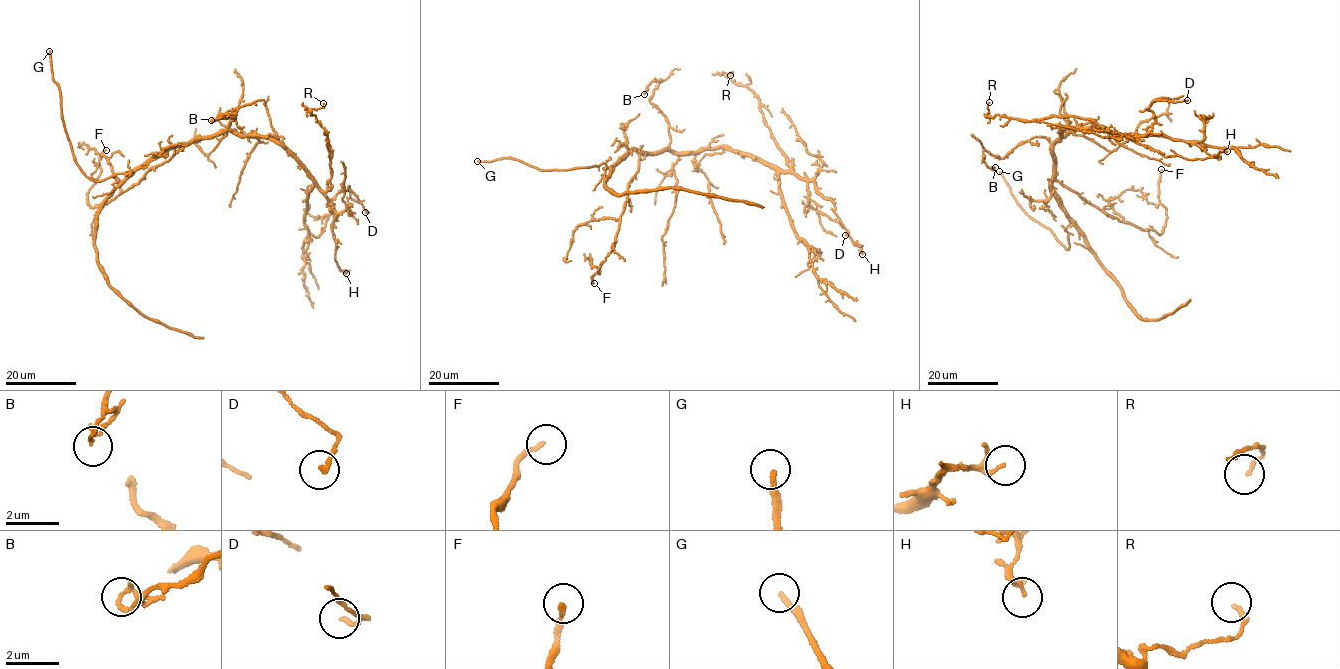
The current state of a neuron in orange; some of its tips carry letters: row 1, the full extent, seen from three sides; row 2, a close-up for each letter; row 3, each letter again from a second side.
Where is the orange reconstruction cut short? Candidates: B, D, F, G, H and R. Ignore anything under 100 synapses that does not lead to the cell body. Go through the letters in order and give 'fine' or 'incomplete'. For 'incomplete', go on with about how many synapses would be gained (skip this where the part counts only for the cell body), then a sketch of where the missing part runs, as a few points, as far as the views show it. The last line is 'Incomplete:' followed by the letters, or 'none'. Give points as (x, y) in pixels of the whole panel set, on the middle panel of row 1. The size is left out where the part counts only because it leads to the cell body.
B: fine
D: fine
F: fine
G: incomplete | (477, 161), (452, 163), (456, 146), (453, 117), (461, 107), (457, 106)
H: fine
R: fine
Incomplete: G

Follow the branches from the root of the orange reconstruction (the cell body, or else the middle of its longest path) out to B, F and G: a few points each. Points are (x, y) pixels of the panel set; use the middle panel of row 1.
B: (657, 153), (669, 148), (670, 142), (665, 116), (650, 101), (653, 89), (660, 81), (650, 83), (644, 94)
F: (657, 153), (640, 155), (615, 242), (599, 273), (600, 269), (591, 278), (594, 283)
G: (657, 153), (633, 150), (609, 167), (603, 163), (559, 171), (542, 171), (510, 158), (477, 161)

